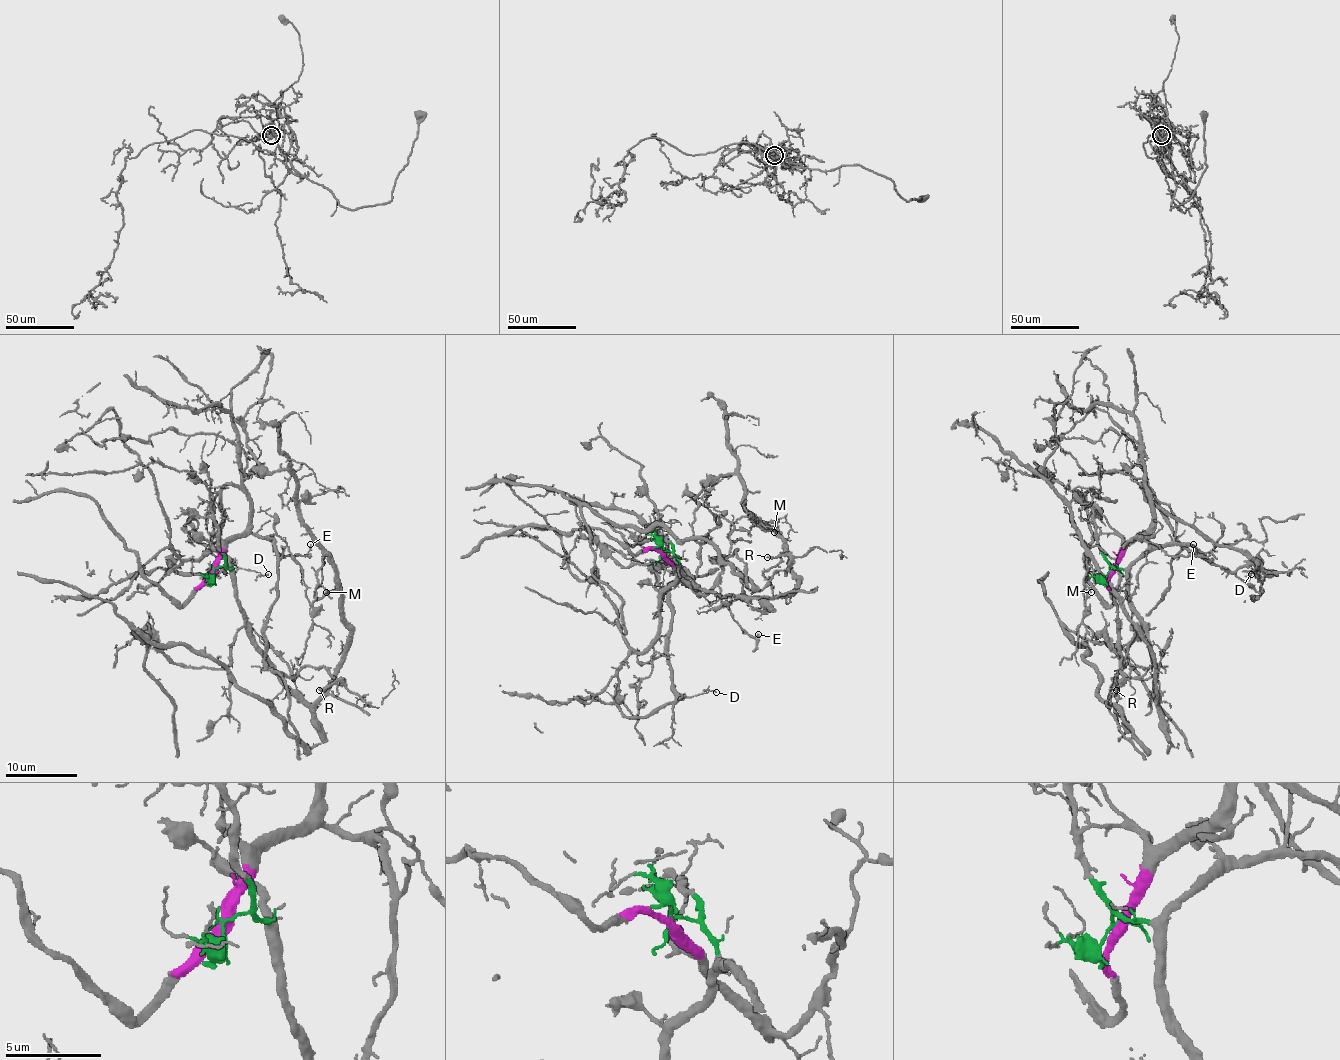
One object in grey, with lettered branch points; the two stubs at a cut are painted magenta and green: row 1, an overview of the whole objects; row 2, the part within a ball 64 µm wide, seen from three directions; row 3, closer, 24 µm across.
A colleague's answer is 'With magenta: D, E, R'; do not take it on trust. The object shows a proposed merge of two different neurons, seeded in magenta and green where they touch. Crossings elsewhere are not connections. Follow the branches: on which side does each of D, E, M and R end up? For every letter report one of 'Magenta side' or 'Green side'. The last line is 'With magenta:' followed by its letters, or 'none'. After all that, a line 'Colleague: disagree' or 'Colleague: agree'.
D: Magenta side
E: Magenta side
M: Green side
R: Magenta side
With magenta: D, E, R
Colleague: agree

